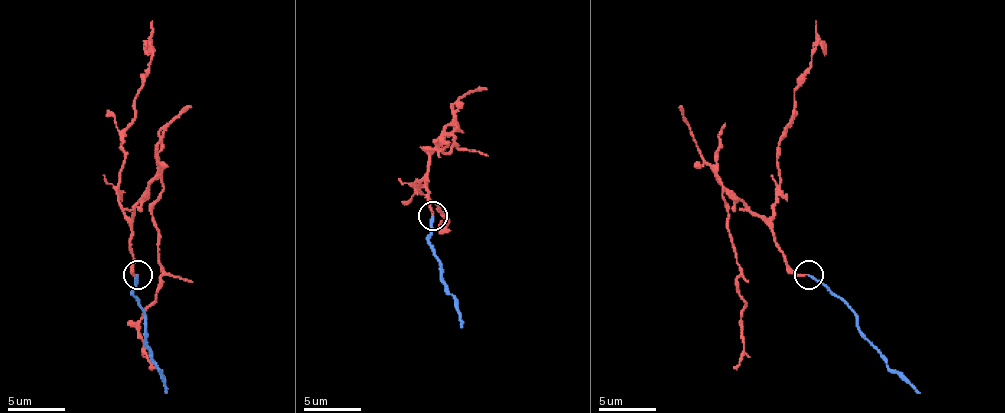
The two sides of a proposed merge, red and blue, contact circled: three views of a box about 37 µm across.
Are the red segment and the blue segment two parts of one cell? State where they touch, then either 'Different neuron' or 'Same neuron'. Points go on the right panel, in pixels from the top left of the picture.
Place: (808, 274). Different neuron

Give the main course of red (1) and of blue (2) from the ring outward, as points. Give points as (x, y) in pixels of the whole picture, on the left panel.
1: (138, 275), (132, 272), (132, 206), (158, 180), (153, 226), (161, 287), (138, 324), (153, 370)
2: (138, 275), (132, 295), (144, 312), (144, 330), (153, 364), (167, 393)

